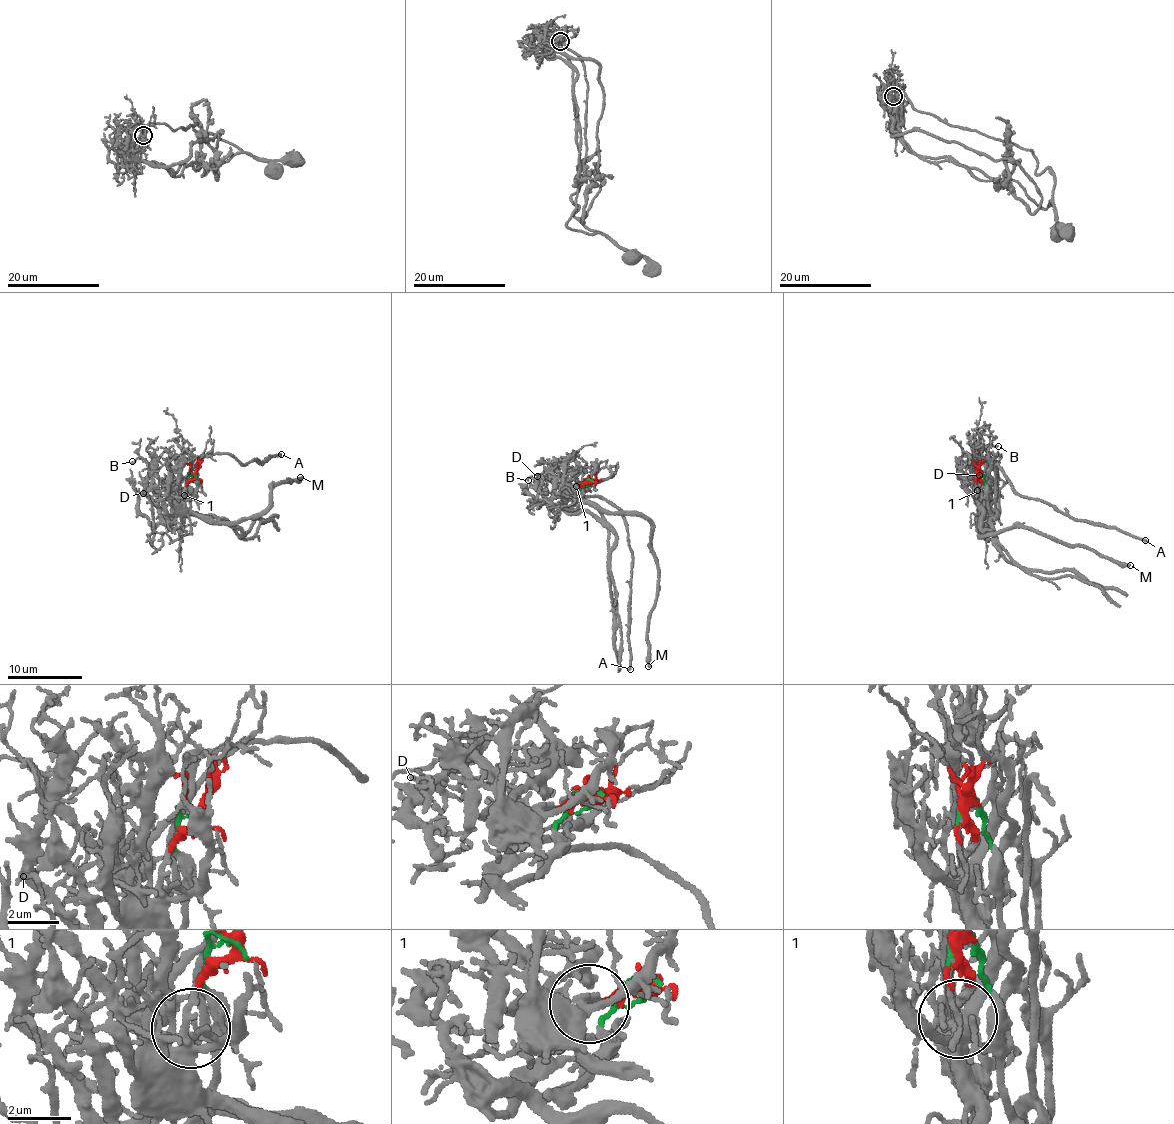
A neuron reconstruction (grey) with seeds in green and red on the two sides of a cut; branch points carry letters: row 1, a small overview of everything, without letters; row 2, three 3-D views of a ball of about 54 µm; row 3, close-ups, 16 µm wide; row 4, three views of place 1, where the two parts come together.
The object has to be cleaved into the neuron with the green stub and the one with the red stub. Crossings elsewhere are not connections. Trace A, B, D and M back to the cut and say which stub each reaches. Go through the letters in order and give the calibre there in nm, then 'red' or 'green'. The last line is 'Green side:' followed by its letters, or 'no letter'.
A: calibre 220 nm; green
B: calibre 110 nm; green
D: calibre 110 nm; green
M: calibre 400 nm; red
Green side: A, B, D

